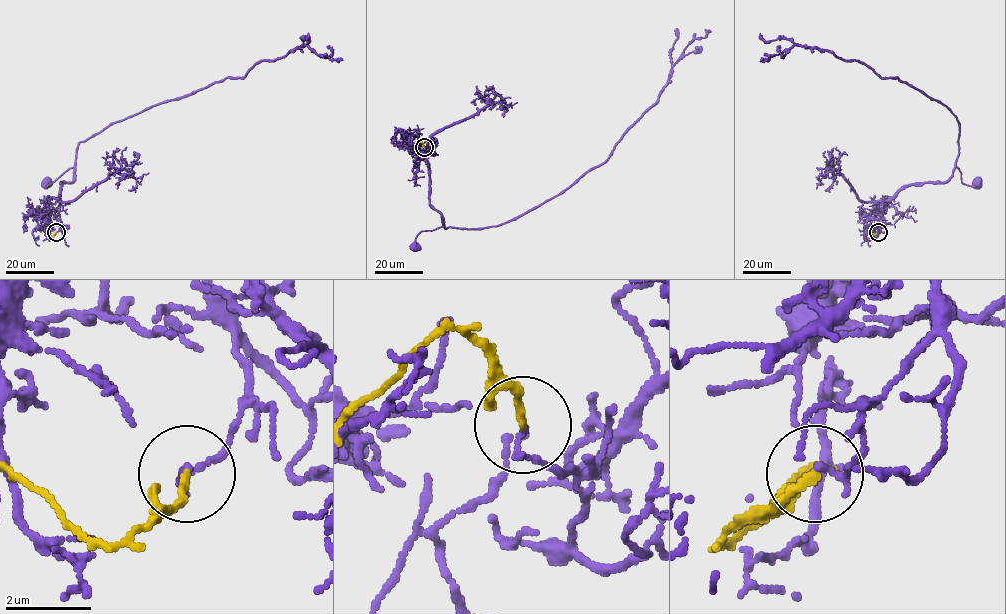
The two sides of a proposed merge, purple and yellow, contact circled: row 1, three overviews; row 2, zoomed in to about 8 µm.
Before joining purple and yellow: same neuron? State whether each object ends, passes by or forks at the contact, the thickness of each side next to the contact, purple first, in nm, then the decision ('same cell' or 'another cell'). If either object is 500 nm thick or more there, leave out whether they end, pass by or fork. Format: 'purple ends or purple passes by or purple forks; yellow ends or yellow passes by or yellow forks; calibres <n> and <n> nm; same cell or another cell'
purple ends; yellow ends; calibres 140 and 180 nm; another cell

